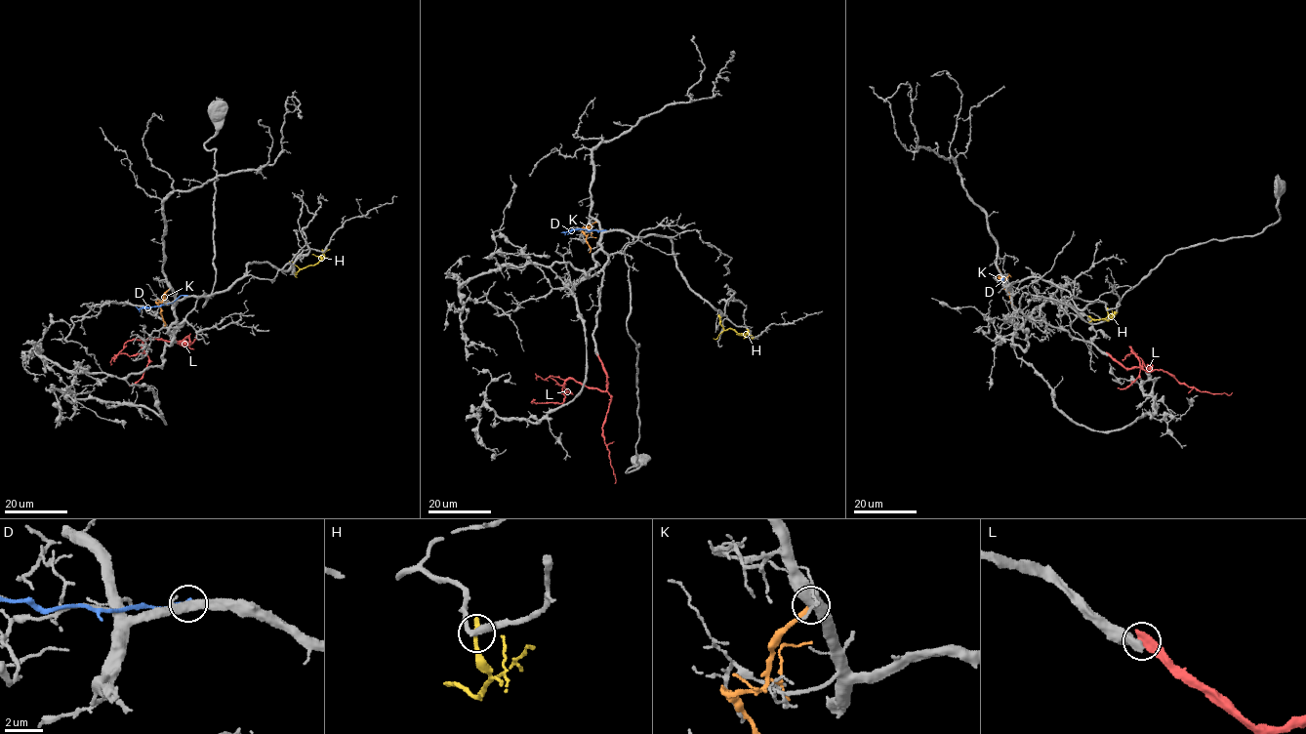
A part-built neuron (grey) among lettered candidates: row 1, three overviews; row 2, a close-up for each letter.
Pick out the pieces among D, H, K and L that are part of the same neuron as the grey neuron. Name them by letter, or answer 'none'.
none

